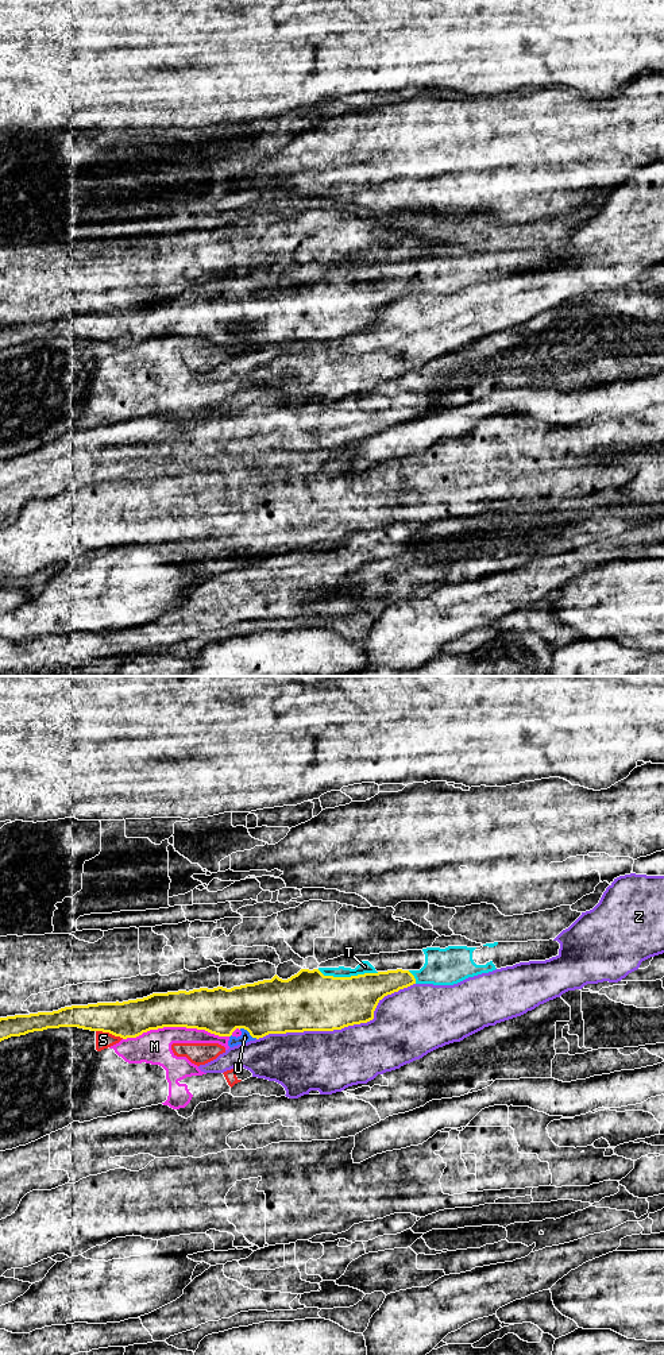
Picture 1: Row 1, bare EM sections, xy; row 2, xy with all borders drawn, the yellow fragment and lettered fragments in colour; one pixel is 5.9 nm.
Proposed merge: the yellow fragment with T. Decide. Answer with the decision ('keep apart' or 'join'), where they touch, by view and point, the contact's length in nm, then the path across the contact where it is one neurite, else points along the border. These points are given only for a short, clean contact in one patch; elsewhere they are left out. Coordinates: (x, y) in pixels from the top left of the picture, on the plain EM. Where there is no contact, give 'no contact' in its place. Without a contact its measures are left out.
join; contact xy (348, 286); length 360 nm

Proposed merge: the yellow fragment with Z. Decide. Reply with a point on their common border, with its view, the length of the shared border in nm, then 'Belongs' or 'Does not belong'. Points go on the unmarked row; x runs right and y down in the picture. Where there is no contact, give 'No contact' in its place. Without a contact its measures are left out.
Touches yellow at xy (340, 338). Shared border 1000 nm. Does not belong

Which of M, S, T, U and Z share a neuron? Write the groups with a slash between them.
M S U / T / Z

